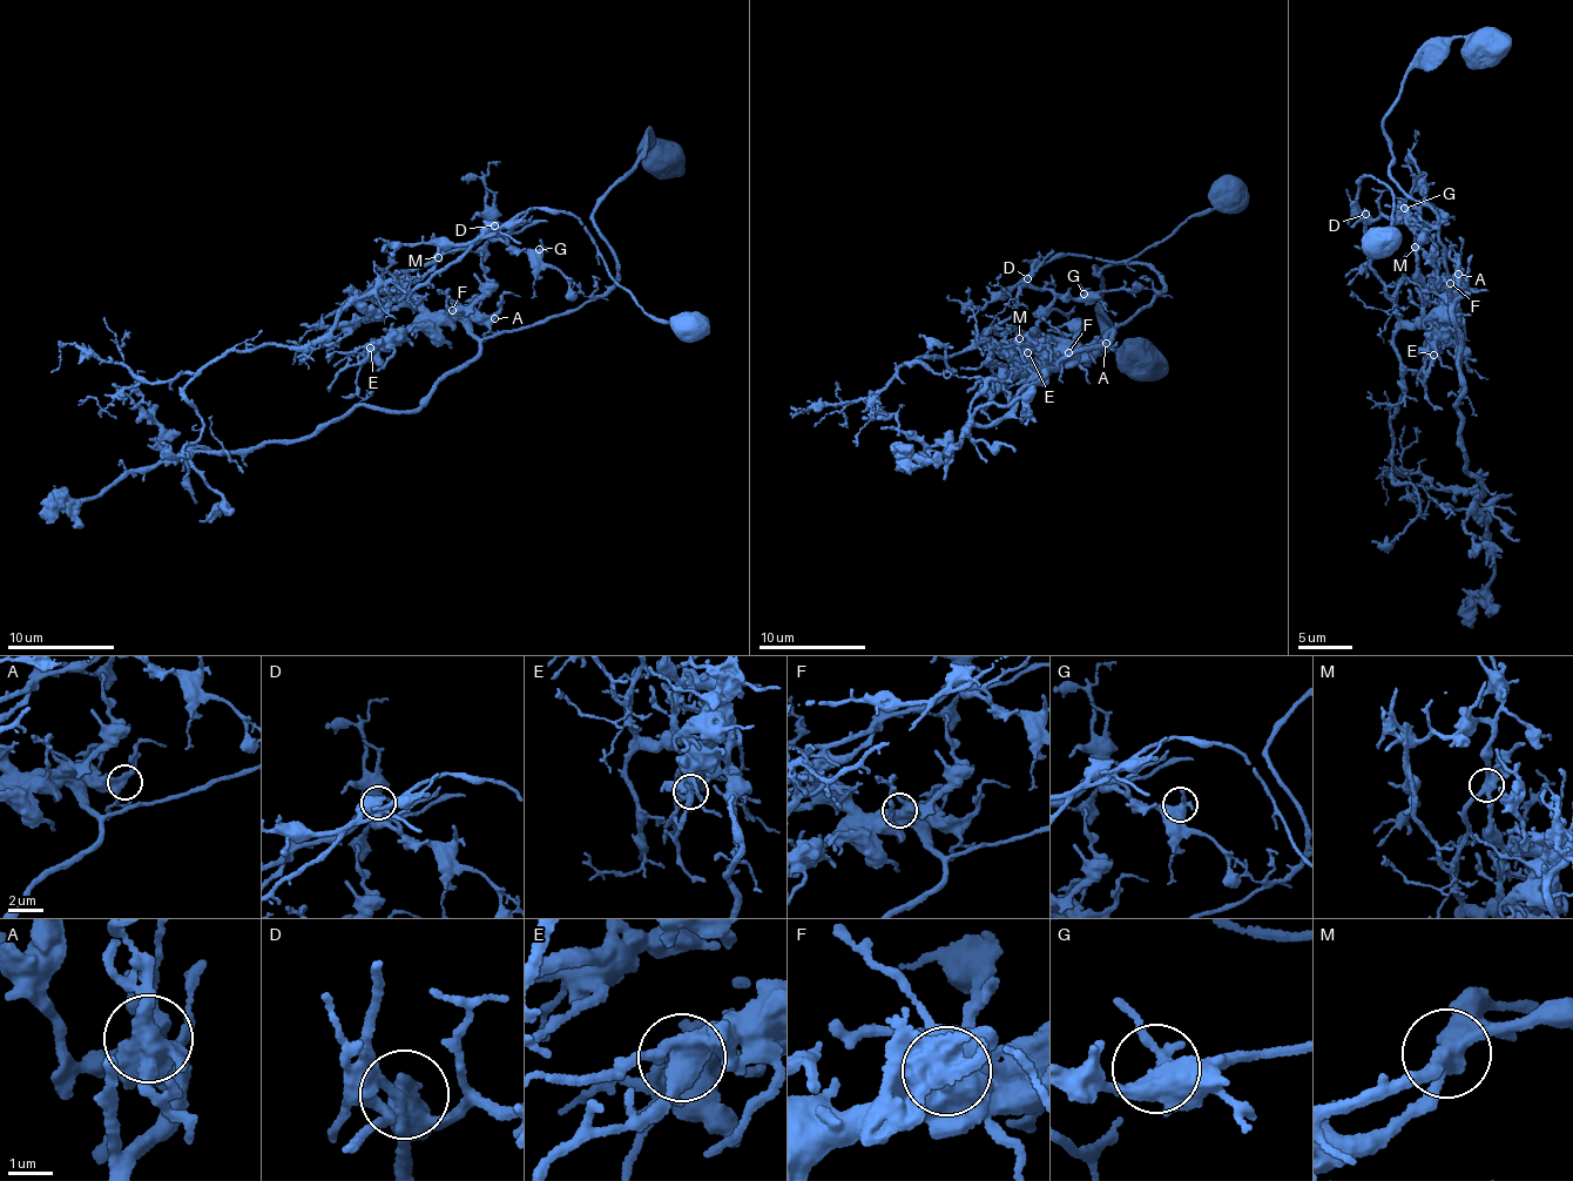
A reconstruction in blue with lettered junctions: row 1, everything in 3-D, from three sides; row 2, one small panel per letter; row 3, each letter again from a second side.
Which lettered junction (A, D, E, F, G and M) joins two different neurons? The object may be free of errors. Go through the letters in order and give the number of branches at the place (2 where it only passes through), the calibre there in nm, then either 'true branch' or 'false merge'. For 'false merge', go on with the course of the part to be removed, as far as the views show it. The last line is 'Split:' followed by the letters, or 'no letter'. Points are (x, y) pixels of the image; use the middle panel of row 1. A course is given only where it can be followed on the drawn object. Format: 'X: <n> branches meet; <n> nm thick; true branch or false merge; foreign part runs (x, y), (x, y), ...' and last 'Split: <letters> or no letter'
A: 3 branches meet; 360 nm thick; true branch
D: 3 branches meet; 420 nm thick; true branch
E: 3 branches meet; 420 nm thick; true branch
F: 3 branches meet; 500 nm thick; true branch
G: 3 branches meet; 380 nm thick; true branch
M: 3 branches meet; 400 nm thick; false merge; foreign part runs (1018, 338), (1006, 326), (999, 333), (988, 329), (946, 356), (918, 356), (851, 403), (802, 409)
Split: M

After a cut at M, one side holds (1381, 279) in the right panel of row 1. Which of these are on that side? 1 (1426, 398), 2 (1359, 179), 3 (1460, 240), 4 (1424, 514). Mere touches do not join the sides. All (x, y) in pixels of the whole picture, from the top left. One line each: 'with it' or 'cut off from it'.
1: cut off from it
2: with it
3: cut off from it
4: with it

